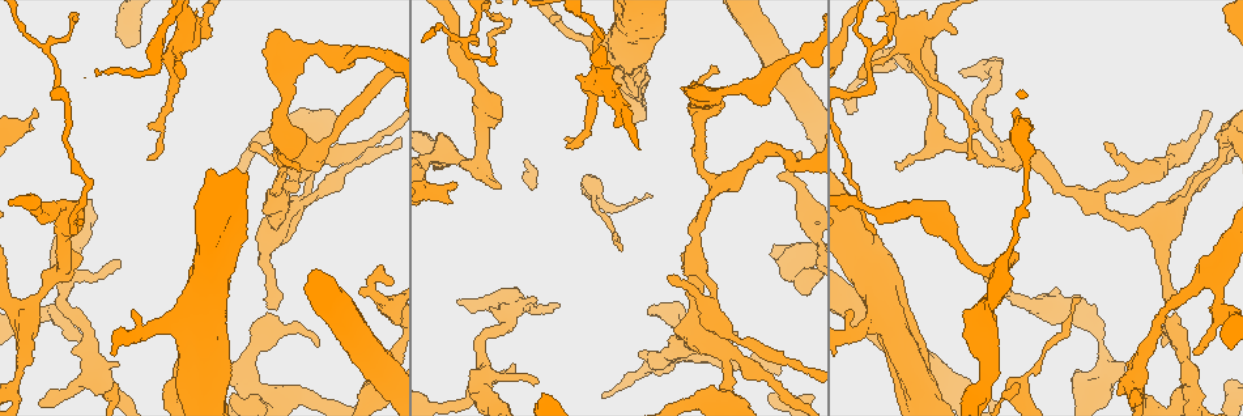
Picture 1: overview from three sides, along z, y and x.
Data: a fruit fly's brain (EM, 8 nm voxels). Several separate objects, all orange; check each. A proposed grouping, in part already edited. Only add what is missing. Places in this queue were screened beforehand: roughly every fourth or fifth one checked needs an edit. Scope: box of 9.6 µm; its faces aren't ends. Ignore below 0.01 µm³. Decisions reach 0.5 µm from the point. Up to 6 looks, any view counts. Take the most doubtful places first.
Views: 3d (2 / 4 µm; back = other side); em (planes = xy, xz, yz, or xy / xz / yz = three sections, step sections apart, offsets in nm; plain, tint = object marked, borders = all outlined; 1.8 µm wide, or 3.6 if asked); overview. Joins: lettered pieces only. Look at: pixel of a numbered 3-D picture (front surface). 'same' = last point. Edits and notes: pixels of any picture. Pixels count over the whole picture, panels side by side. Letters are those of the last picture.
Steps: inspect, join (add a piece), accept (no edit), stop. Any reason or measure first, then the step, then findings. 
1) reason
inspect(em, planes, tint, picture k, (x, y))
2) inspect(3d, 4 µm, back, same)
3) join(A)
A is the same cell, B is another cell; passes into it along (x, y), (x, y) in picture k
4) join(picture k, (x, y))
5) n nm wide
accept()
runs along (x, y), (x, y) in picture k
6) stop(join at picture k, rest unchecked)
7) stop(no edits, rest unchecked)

tapers out
inspect(em, xz, step 8, borders, picture 1, (875, 233))

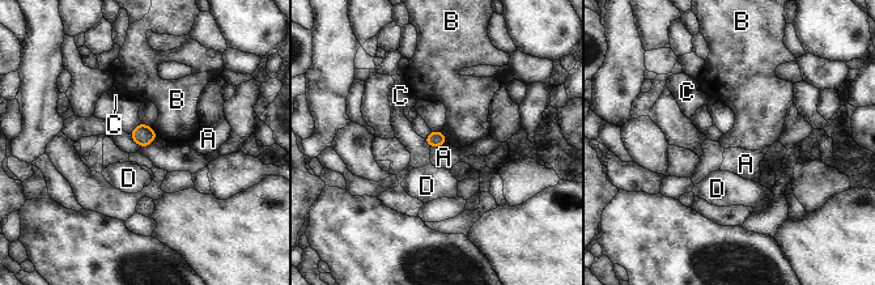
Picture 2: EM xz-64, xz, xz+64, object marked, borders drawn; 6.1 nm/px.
accept()
A, B, C and D are other cells; none of them fits

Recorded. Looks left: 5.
inspect(em, planes, plain, picture 1, (268, 34))

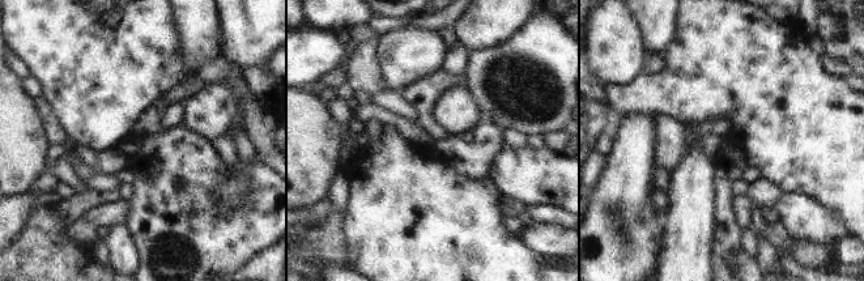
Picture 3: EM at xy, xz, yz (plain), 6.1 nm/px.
with the object marked
inspect(em, planes, tint, same)

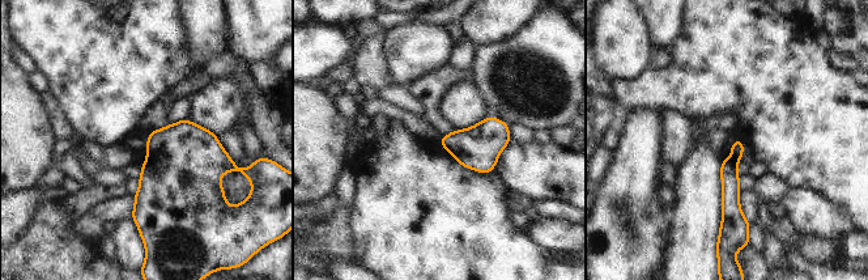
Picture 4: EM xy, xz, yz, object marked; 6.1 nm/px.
what lies round it
inspect(em, planes, borders, same)

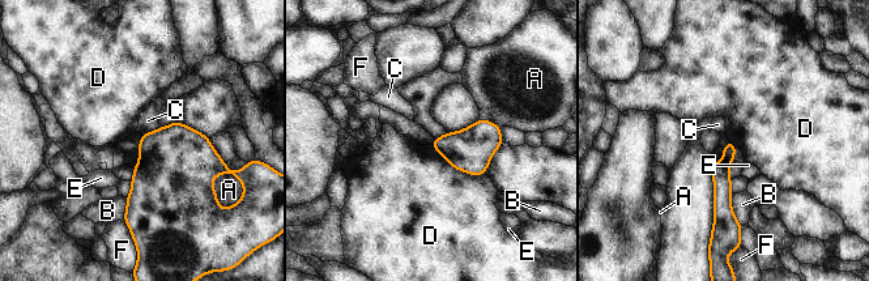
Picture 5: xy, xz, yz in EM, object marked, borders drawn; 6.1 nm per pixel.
accept()
A, B, C, D, E and F are other cells; runs along (729, 145), (721, 166), (718, 218) in picture 5; no lettered piece goes on from it

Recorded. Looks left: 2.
end of a long branch
inspect(em, planes, tint, picture 1, (147, 160))

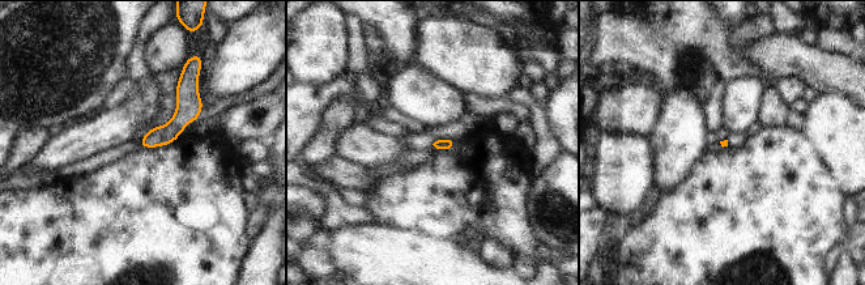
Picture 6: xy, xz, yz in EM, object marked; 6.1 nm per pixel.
inspect(em, planes, borders, same)

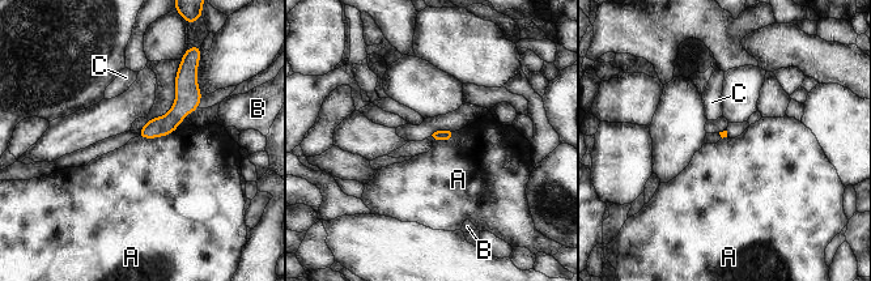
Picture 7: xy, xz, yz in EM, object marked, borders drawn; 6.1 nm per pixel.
A touches over 220 nm
accept()
A, B and C are other cells; none of them fits

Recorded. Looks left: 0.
stop(no edits, rest unchecked)

